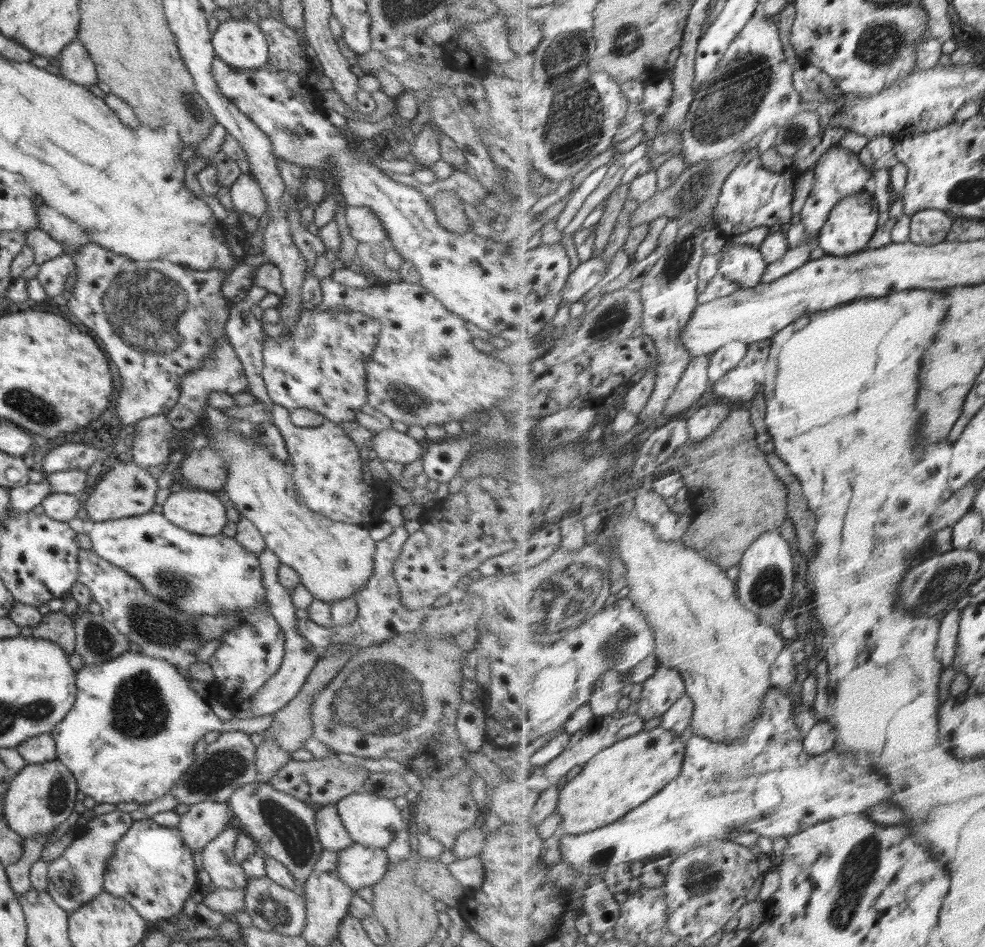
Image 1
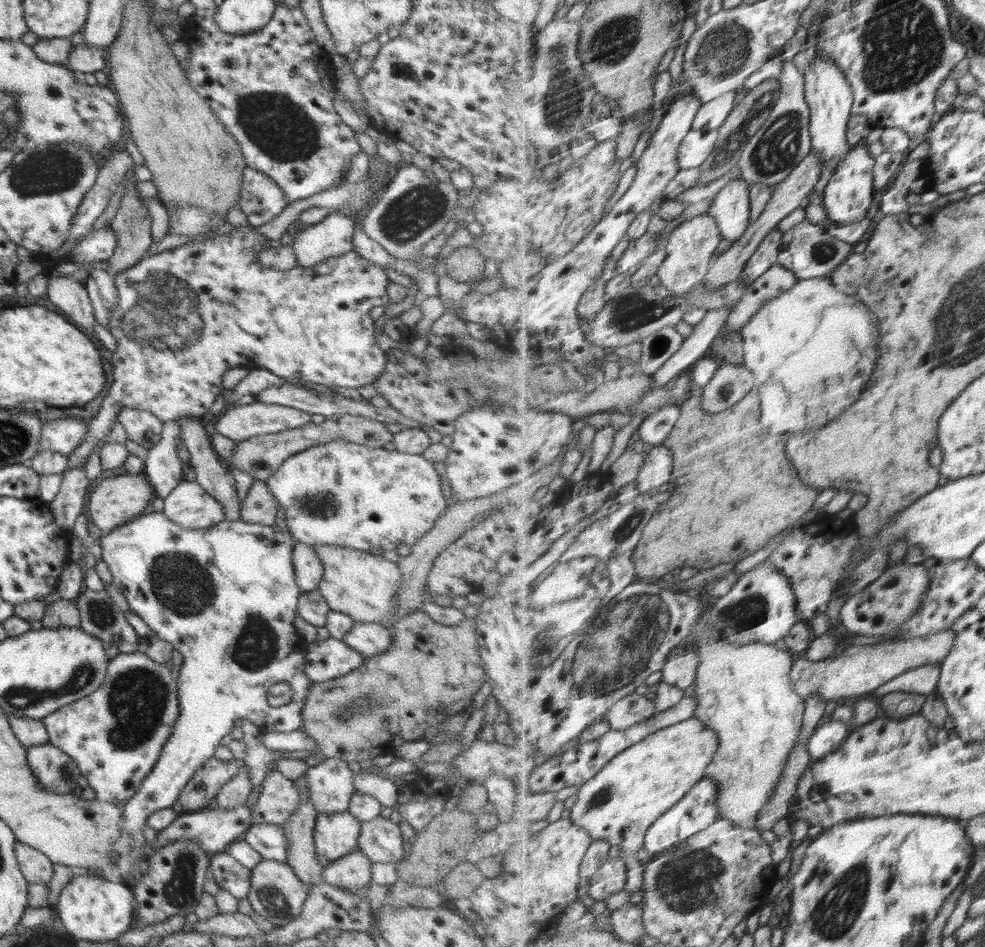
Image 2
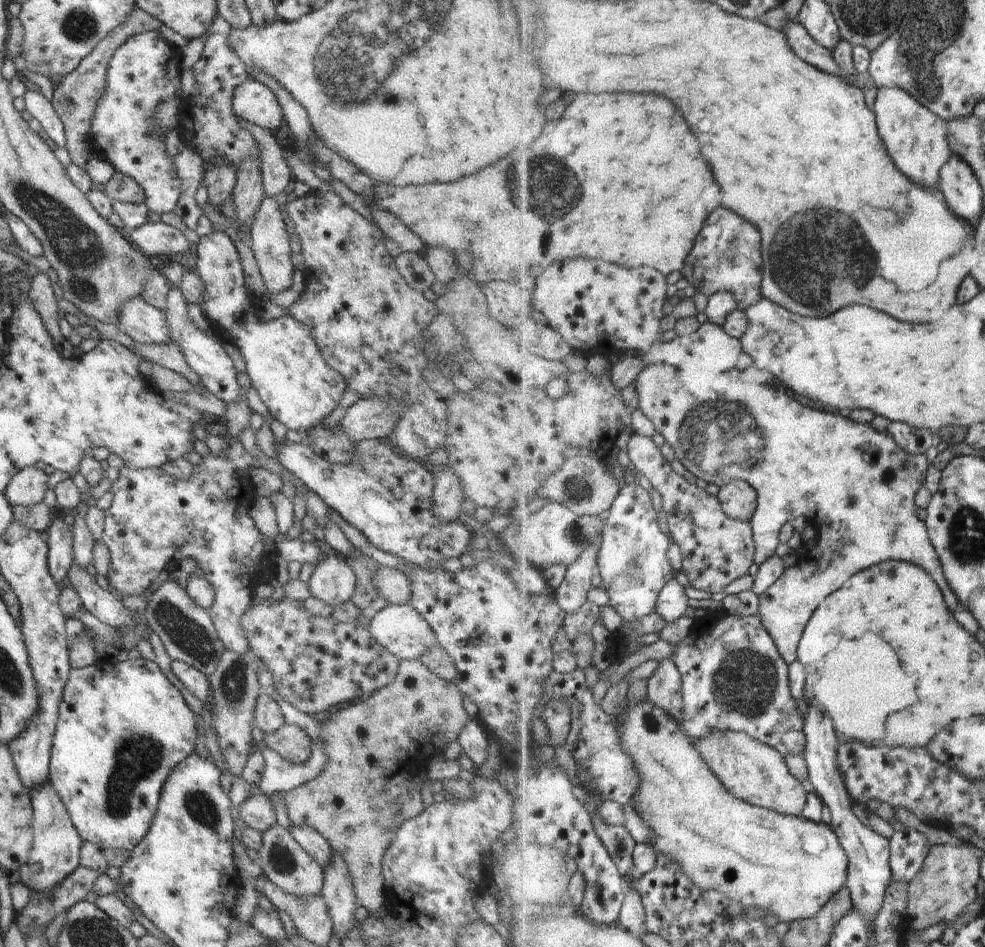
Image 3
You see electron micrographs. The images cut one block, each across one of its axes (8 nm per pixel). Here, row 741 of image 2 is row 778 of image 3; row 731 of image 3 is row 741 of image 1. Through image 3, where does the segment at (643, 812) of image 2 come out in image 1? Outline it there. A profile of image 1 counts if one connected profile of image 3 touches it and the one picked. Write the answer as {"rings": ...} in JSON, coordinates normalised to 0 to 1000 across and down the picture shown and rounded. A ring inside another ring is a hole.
{"rings":[[[669,767],[611,793],[571,833],[561,873],[569,880],[590,882],[634,864],[690,819],[697,799],[695,781],[694,775]]]}

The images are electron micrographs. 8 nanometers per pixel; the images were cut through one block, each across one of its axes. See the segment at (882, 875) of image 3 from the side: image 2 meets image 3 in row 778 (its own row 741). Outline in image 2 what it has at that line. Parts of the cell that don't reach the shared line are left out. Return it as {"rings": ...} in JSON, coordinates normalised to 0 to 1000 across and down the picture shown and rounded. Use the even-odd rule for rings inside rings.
{"rings":[[[843,759],[830,769],[821,784],[825,805],[837,803],[842,796],[853,792],[865,772],[861,763],[851,759]]]}

